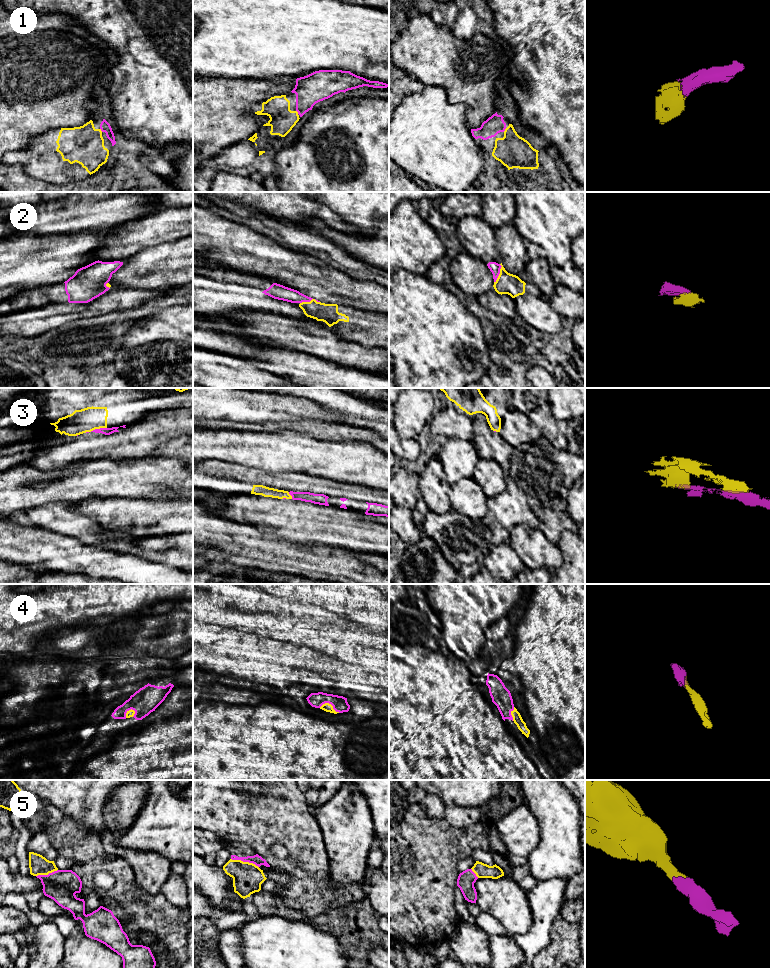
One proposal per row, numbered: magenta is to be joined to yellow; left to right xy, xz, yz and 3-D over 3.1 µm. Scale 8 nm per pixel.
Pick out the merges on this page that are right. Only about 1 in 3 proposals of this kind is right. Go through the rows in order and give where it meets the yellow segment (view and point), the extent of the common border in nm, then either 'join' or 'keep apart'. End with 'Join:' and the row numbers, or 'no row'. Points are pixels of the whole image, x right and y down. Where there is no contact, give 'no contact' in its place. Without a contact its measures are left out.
1: contact yz (505, 130); length 40 nm; join
2: contact yz (500, 273); length 160 nm; join
3: contact xy (98, 428); length 140 nm; keep apart
4: contact xz (330, 704); length 170 nm; join
5: contact xz (245, 862); length 240 nm; join
Join: 1, 2, 4, 5

